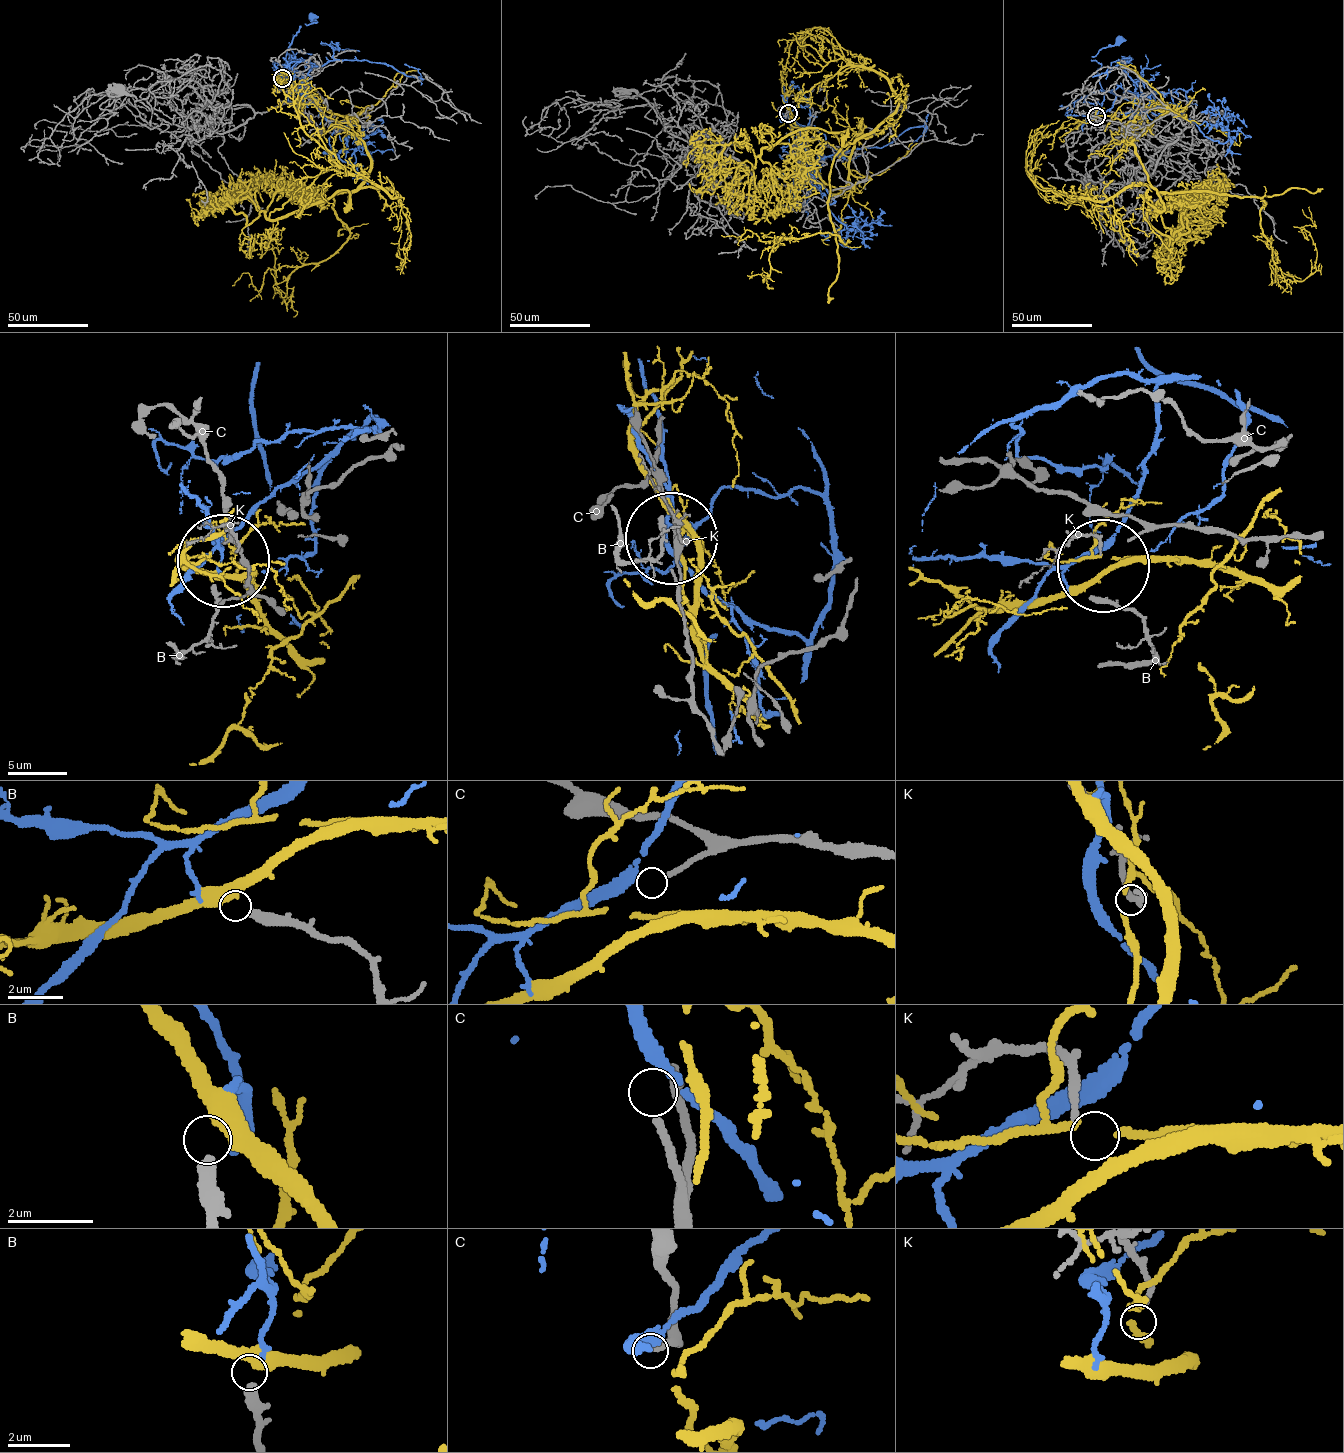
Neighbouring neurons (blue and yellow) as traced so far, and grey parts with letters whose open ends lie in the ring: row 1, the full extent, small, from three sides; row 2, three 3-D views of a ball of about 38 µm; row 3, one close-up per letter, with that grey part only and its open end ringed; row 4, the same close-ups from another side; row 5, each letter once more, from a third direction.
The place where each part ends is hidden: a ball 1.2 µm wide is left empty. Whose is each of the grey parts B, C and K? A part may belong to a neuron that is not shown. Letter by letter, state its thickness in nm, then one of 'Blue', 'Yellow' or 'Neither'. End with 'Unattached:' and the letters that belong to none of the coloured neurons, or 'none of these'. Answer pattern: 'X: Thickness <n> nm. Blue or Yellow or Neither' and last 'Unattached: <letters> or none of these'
B: Thickness 360 nm. Yellow
C: Thickness 150 nm. Neither
K: Thickness 170 nm. Neither
Unattached: C, K

